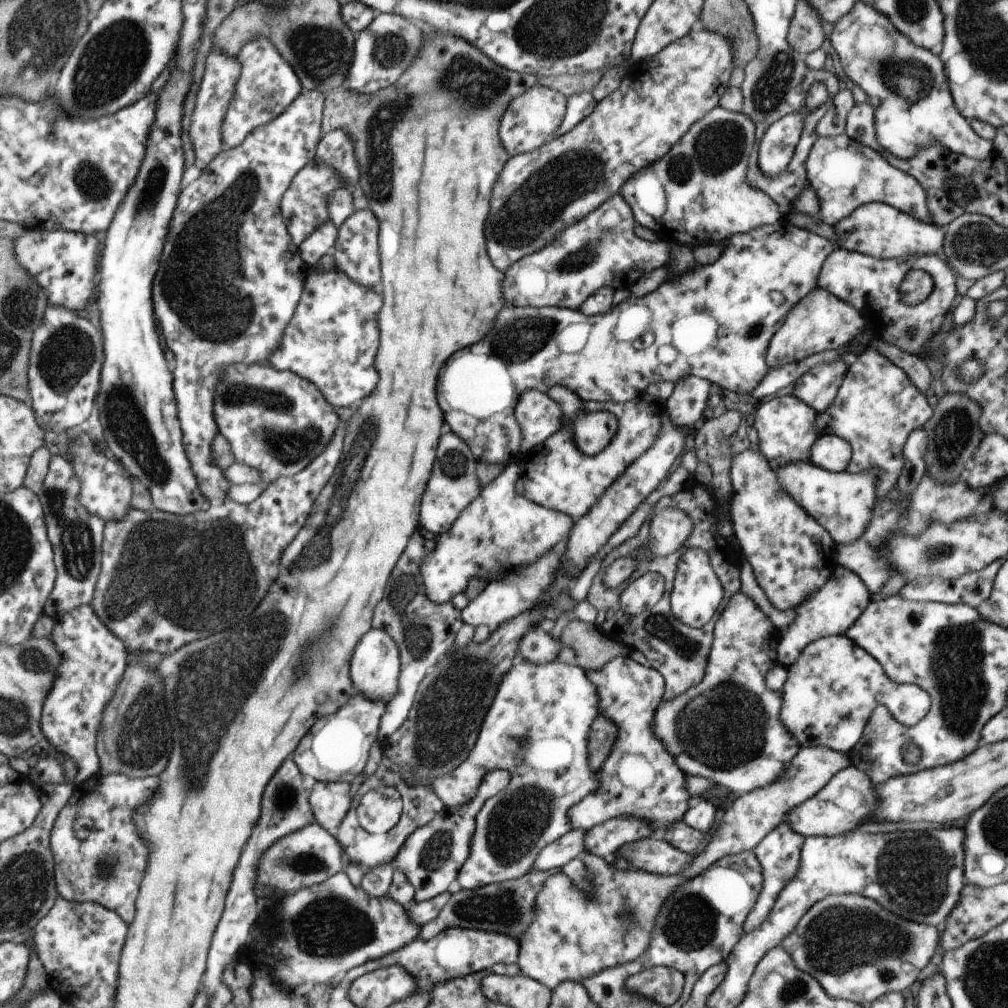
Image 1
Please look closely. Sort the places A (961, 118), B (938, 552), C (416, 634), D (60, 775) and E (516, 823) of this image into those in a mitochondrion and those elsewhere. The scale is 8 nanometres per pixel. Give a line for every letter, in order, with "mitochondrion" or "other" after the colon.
A: other
B: mitochondrion
C: mitochondrion
D: other
E: mitochondrion

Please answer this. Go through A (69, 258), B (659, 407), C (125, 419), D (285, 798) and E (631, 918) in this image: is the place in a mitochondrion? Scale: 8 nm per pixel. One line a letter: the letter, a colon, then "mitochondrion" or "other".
A: other
B: other
C: mitochondrion
D: mitochondrion
E: mitochondrion

